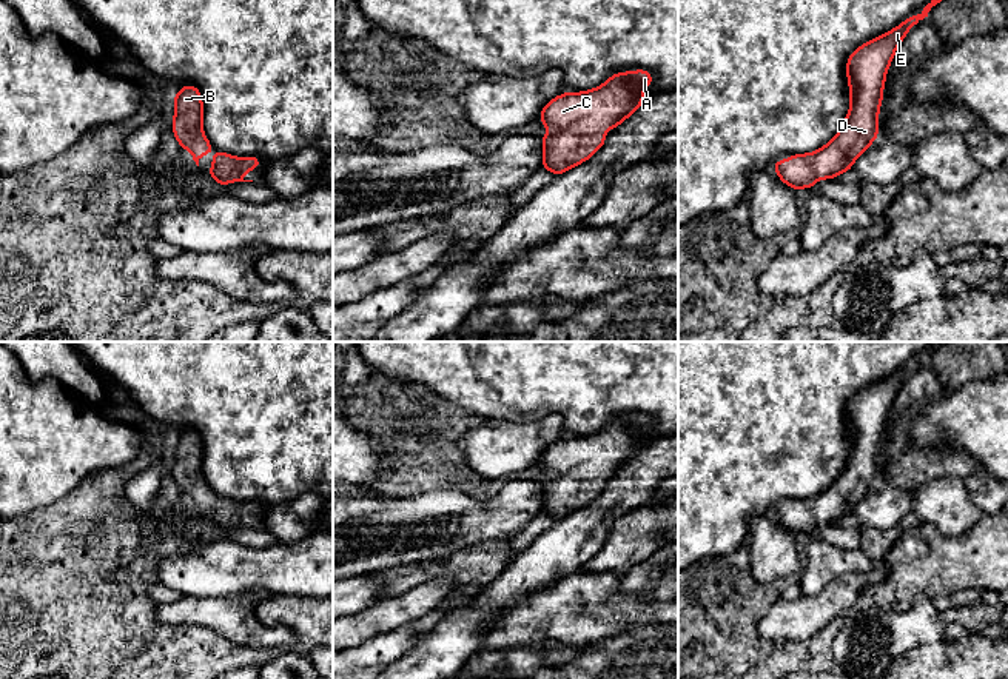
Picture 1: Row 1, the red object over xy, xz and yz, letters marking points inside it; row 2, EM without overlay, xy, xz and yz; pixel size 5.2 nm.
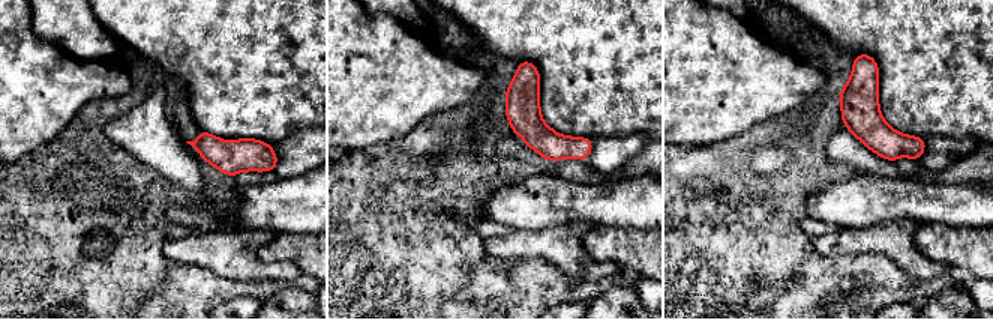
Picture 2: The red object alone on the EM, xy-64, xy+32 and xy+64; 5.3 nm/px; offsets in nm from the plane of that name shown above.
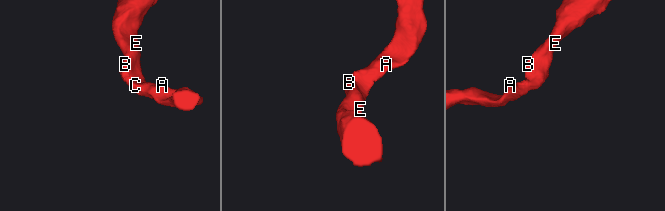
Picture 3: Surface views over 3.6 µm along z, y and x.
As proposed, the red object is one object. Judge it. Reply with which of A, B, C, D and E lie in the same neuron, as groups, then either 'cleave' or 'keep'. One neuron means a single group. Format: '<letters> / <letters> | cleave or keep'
A B C D E | keep

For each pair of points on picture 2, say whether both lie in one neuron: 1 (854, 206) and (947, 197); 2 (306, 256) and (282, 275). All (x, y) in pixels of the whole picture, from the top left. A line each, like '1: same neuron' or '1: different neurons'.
1: same neuron
2: different neurons

